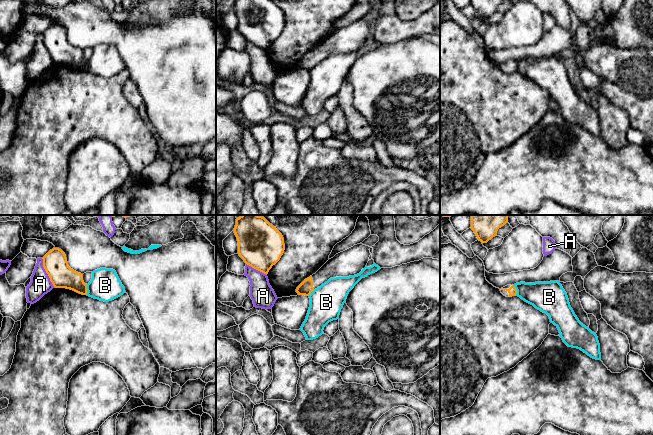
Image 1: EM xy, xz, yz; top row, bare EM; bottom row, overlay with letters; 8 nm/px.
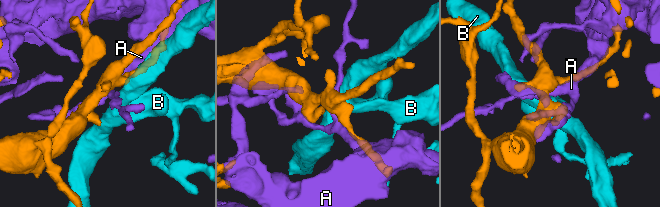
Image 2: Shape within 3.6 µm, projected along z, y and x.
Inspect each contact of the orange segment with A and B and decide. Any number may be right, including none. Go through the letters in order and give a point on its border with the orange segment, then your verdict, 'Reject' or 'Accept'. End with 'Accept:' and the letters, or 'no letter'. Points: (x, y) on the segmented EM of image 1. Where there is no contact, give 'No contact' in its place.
A: Touches orange at xy (46, 272). Reject
B: Touches orange at xy (86, 289). Reject
Accept: no letter

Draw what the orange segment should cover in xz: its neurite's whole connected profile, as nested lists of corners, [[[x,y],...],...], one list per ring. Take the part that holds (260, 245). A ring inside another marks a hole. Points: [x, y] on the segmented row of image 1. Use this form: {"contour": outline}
{"contour": [[[241,215],[233,231],[239,256],[247,265],[267,275],[284,253],[282,234],[258,215]]]}

